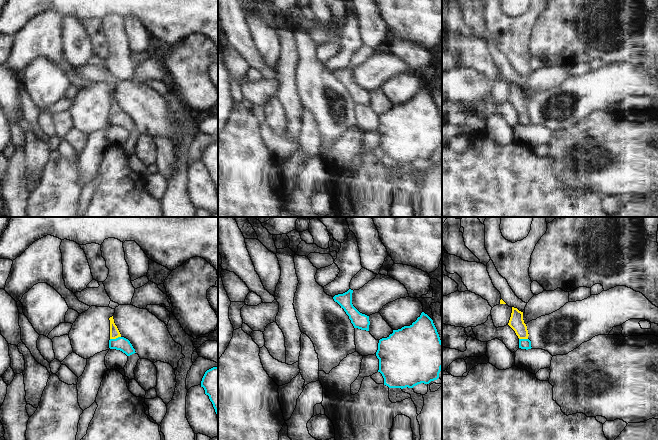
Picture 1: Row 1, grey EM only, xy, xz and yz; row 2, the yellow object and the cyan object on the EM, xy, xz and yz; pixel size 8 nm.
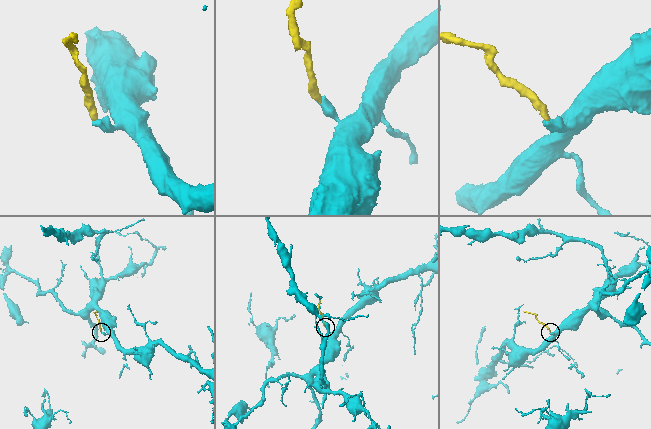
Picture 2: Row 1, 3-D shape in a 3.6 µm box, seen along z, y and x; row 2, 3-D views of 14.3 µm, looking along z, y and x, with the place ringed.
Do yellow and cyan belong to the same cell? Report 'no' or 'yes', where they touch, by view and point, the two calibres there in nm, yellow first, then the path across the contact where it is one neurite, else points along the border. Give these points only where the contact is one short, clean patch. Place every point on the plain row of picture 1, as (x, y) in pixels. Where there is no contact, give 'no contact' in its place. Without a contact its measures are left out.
yes; contact xy (115, 114); calibres 80 and 110 nm; way xy (114, 108), (115, 114), (120, 119)

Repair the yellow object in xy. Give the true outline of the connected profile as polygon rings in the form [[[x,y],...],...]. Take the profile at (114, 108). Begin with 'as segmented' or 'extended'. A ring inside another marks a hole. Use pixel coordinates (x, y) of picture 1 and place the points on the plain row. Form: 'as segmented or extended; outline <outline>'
extended; outline [[[113,92],[110,93],[109,96],[110,96],[109,124],[120,126],[123,129],[125,129],[127,132],[136,129],[130,117],[121,112],[117,102],[114,99]]]

